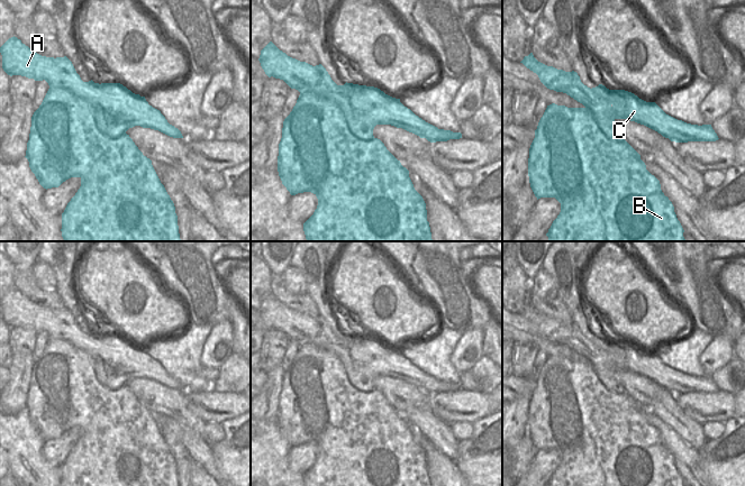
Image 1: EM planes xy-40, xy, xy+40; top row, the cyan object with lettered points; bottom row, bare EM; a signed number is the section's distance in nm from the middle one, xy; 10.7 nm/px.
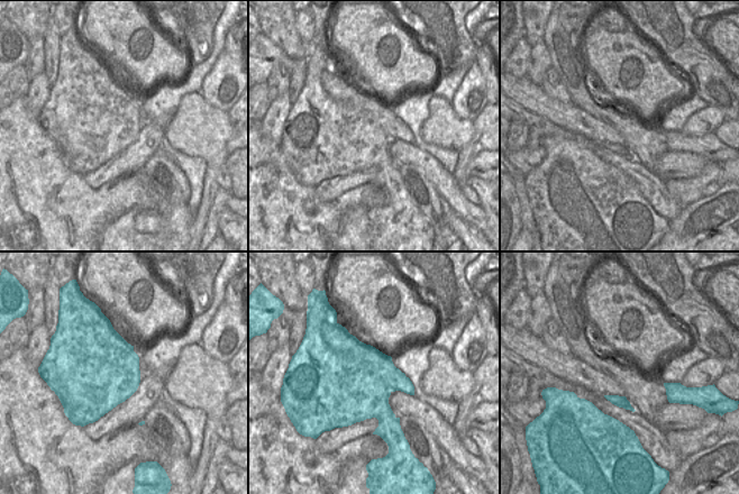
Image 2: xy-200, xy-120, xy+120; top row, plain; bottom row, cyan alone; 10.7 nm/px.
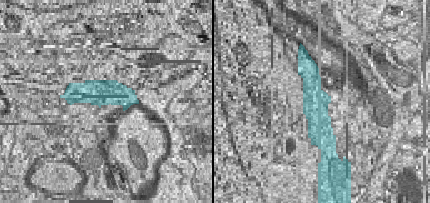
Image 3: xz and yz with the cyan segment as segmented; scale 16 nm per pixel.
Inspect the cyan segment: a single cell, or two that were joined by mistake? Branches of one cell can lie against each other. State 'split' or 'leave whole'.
split

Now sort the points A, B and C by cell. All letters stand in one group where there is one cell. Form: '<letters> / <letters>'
A C / B

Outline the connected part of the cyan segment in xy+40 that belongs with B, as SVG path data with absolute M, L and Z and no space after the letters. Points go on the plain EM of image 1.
M555 355L547 357L535 382L535 389L529 400L528 428L530 439L537 451L540 449L555 449L561 455L561 464L546 486L683 486L684 484L672 453L662 443L660 432L646 421L640 406L627 393L610 392L600 380L593 364L587 358L567 359Z

